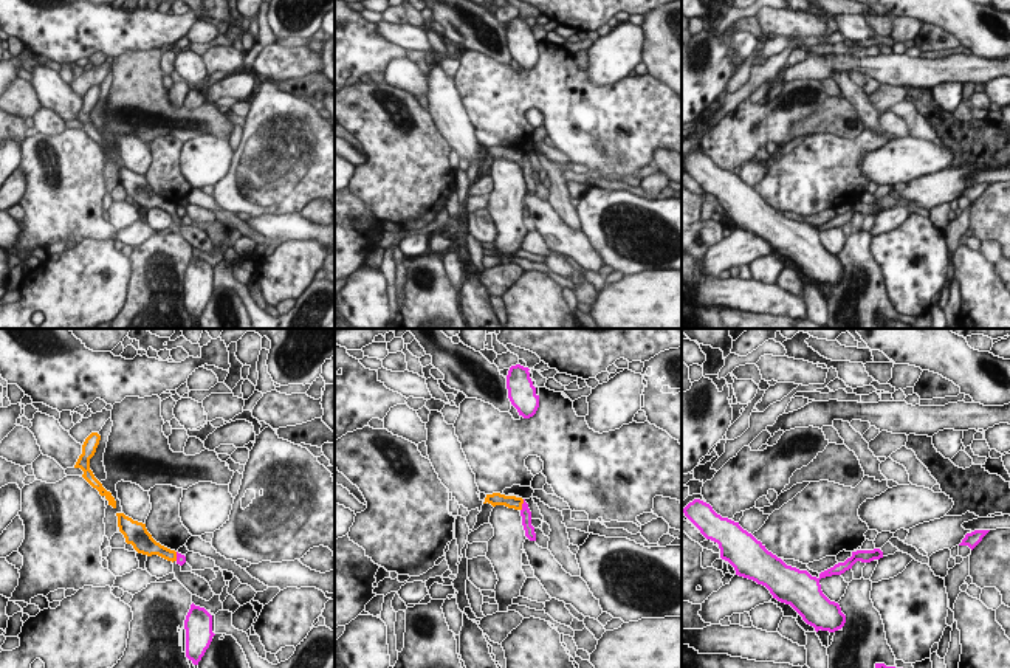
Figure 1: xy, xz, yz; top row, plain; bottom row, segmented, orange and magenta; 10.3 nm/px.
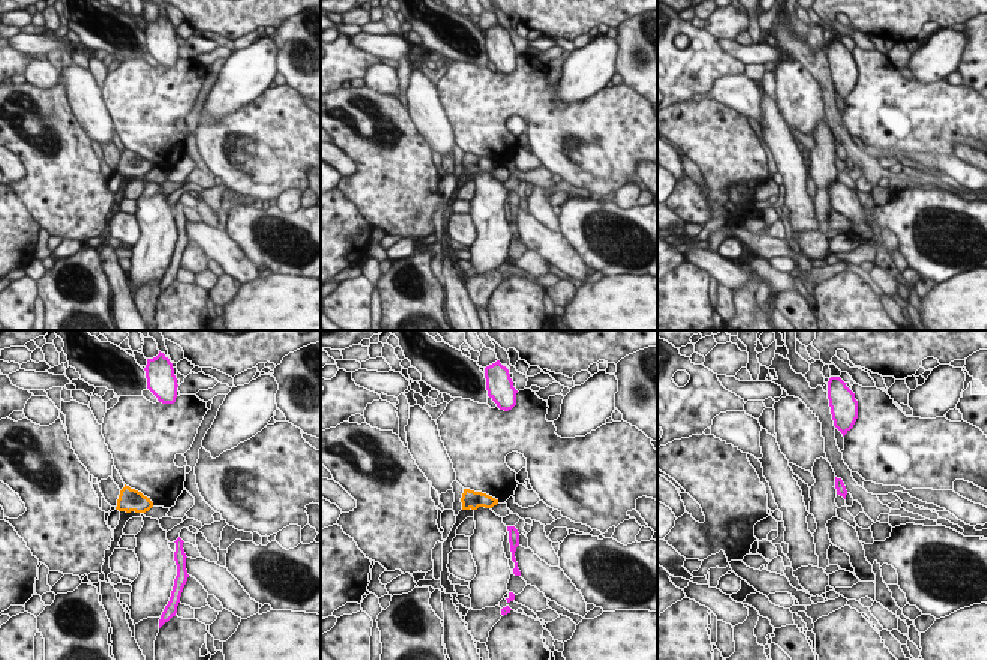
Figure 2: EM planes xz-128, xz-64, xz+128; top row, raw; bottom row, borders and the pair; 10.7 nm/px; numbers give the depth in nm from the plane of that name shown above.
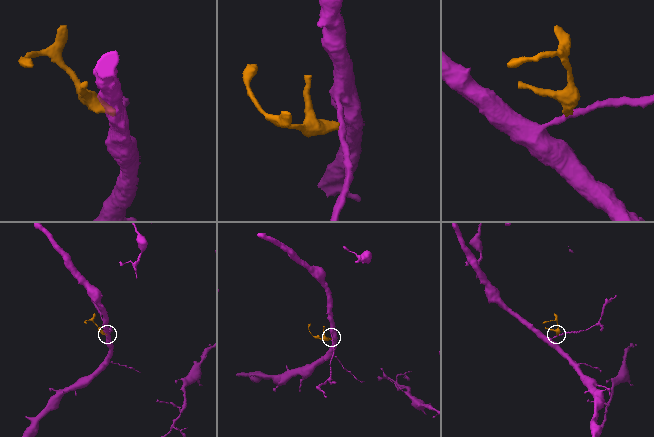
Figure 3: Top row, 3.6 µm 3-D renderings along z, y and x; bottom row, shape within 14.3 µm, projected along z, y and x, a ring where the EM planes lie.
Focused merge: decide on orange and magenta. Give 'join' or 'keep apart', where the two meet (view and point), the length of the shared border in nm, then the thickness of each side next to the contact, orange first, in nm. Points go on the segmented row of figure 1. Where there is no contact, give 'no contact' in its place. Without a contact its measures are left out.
keep apart | xz (521, 506) | 130 nm | 130/120 nm

